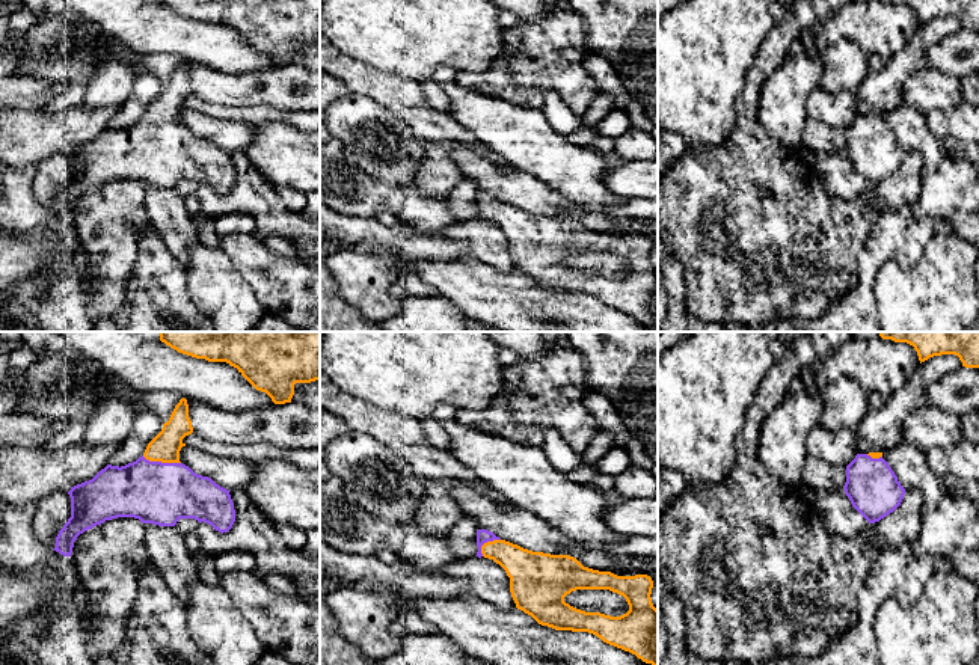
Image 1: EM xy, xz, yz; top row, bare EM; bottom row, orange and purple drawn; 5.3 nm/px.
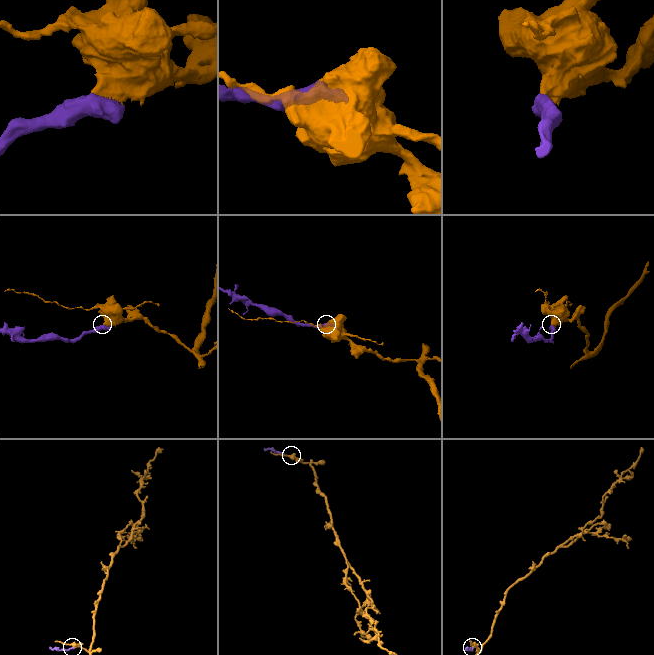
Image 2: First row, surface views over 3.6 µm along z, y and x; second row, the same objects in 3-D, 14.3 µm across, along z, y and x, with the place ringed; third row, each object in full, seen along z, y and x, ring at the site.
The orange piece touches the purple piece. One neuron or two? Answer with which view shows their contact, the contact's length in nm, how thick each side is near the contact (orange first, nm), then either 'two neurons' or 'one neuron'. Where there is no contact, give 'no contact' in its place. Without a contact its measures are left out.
meets orange in xy; contact 220 nm long; 160 nm thick on the orange side, 340 nm on the other; one neuron

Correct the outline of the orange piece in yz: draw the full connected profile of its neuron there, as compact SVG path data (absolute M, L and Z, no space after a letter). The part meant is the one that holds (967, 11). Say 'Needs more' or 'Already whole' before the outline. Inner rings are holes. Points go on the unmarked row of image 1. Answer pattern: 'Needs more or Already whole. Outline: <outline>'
Already whole. Outline: M882 0L907 5L917 14L920 26L934 18L955 17L965 30L979 30L979 0Z

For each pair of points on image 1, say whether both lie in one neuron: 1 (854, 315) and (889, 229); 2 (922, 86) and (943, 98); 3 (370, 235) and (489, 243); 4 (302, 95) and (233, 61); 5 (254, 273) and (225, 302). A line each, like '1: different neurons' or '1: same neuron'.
1: same neuron
2: same neuron
3: same neuron
4: different neurons
5: different neurons

